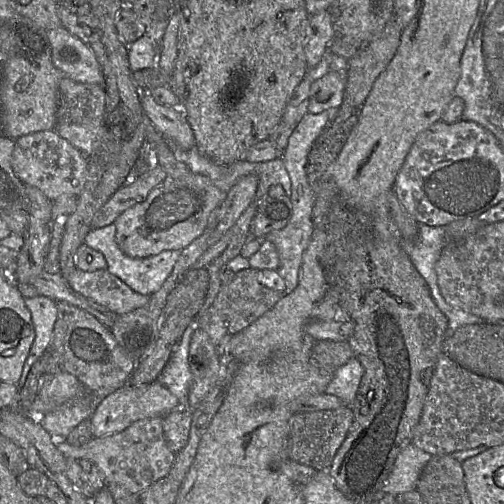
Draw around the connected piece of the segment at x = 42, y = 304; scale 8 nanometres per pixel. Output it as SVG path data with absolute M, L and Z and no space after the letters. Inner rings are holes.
M38 295L25 299L31 313L35 338L23 366L20 379L28 376L31 367L50 347L54 325L58 317L56 302L47 296Z

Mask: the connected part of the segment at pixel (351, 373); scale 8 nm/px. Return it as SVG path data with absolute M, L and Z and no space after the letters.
M355 357L334 370L334 375L325 393L335 395L343 402L343 406L350 406L356 396L362 375L363 366Z

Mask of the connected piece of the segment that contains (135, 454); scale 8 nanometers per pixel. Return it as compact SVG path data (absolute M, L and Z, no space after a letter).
M163 417L135 421L123 431L104 437L94 437L83 446L76 447L66 439L56 439L58 450L66 457L91 460L103 475L105 487L116 484L133 494L139 494L161 478L168 475L175 453L167 446L162 427Z

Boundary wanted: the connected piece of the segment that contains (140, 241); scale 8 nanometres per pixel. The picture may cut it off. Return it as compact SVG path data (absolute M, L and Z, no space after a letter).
M193 172L178 178L166 175L144 201L116 218L116 243L124 254L133 258L145 258L165 250L181 251L205 232L210 213L220 206L225 195L204 175Z

